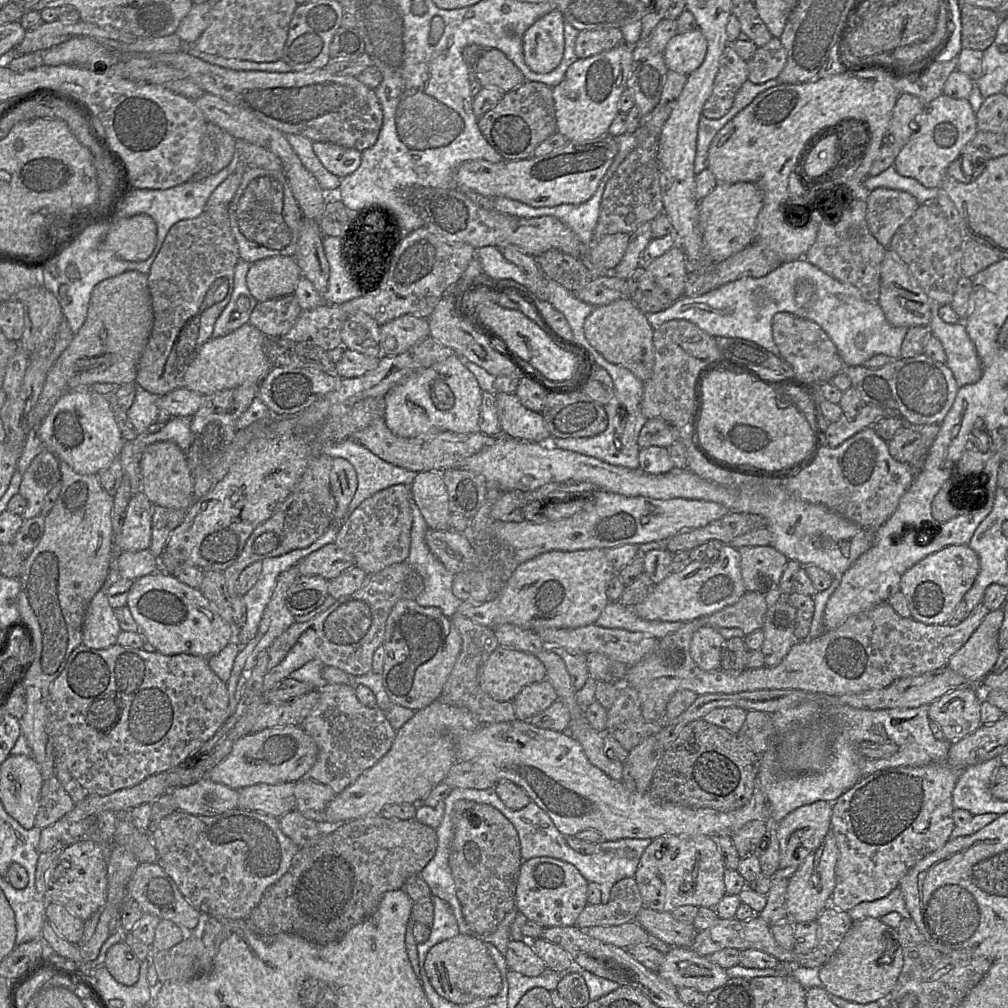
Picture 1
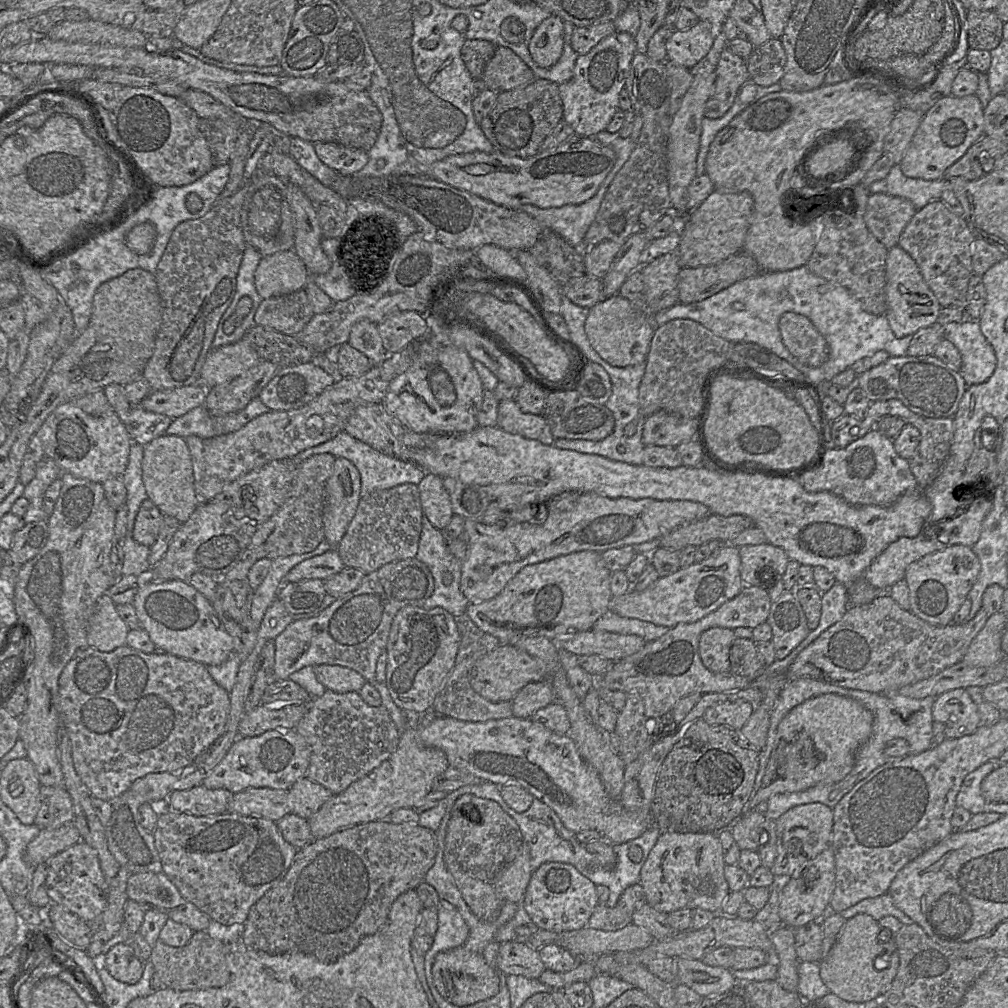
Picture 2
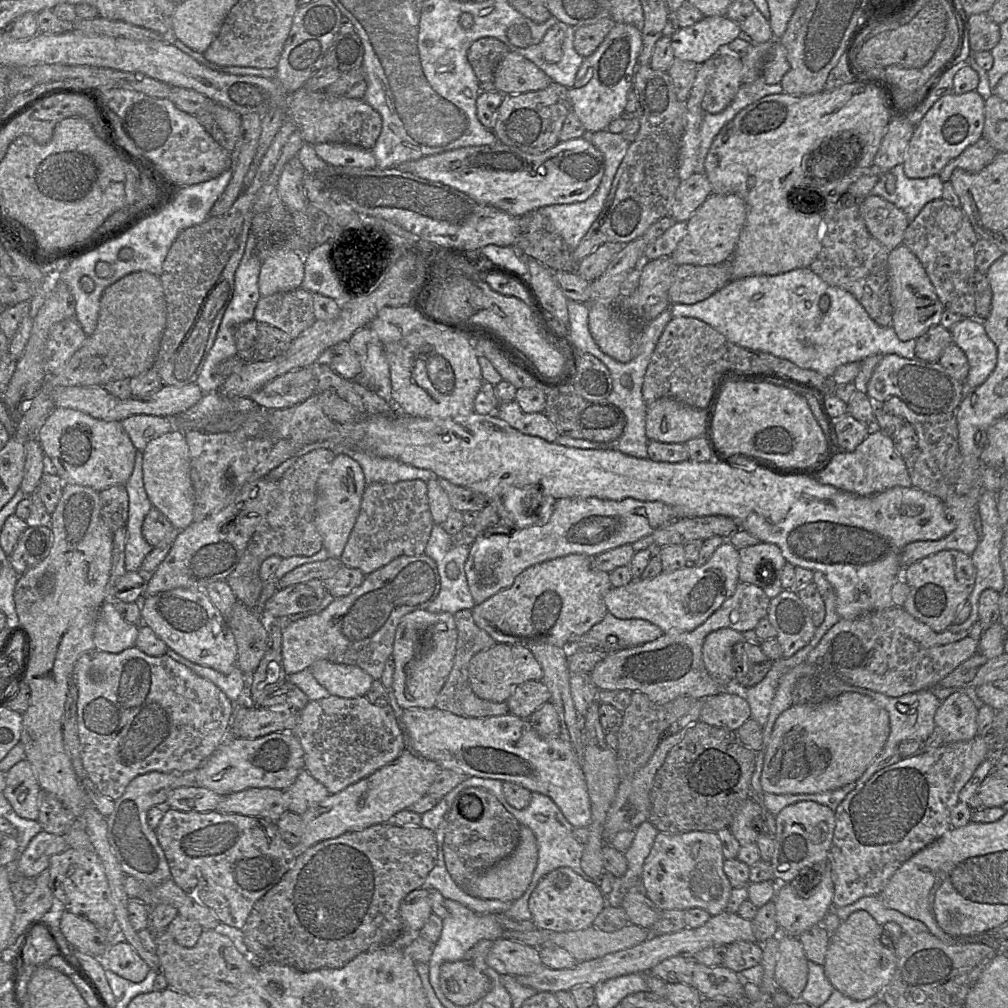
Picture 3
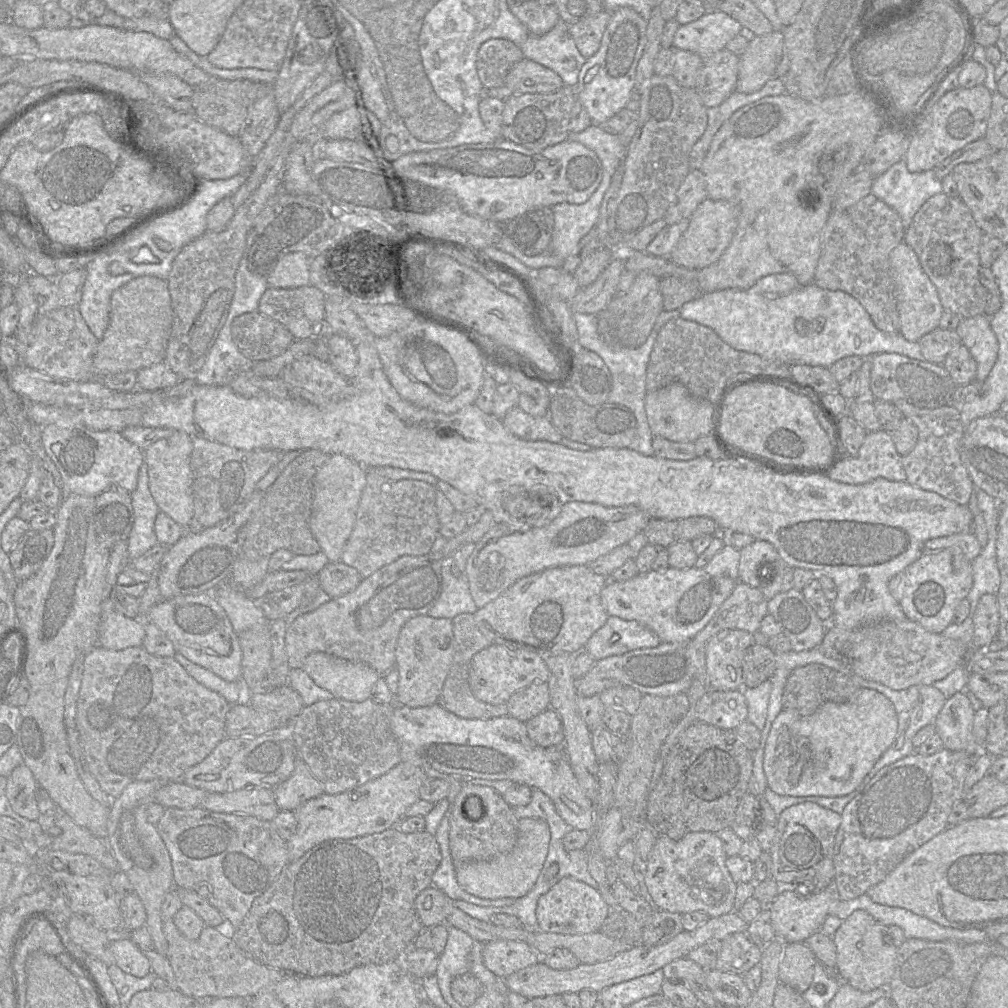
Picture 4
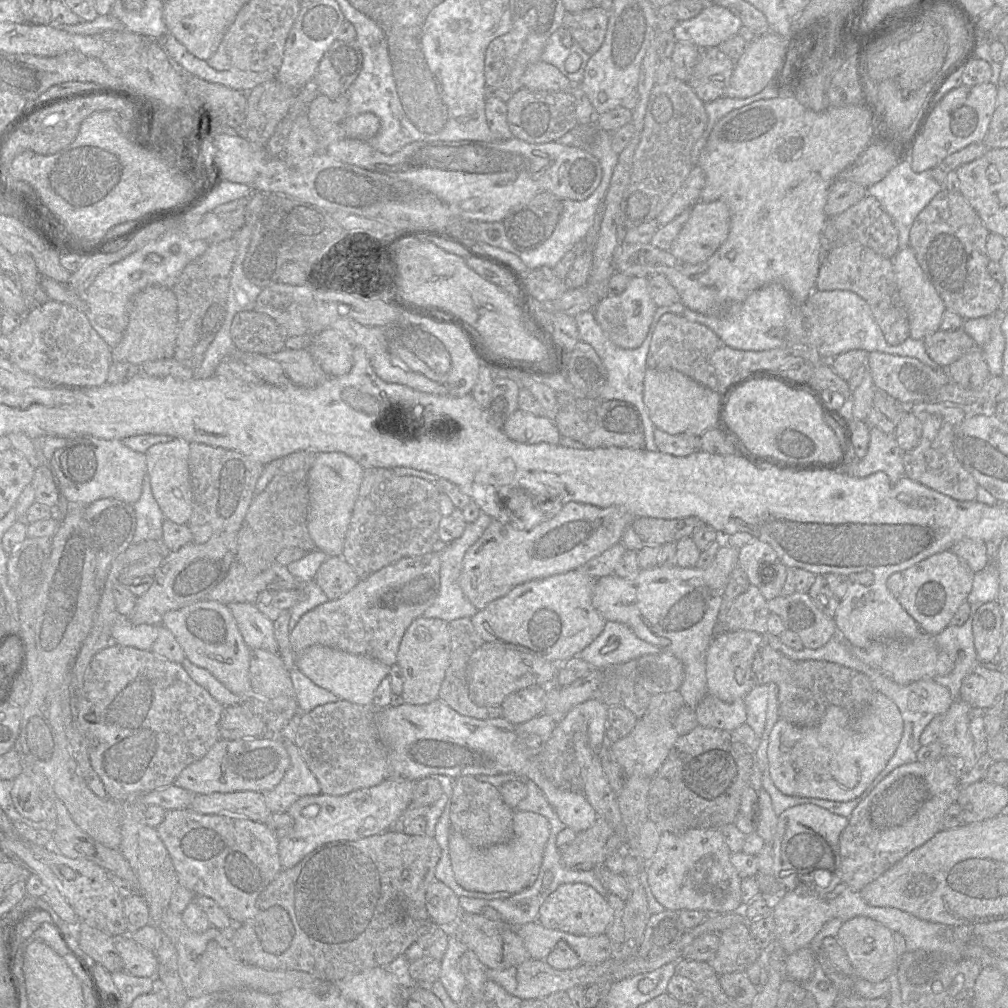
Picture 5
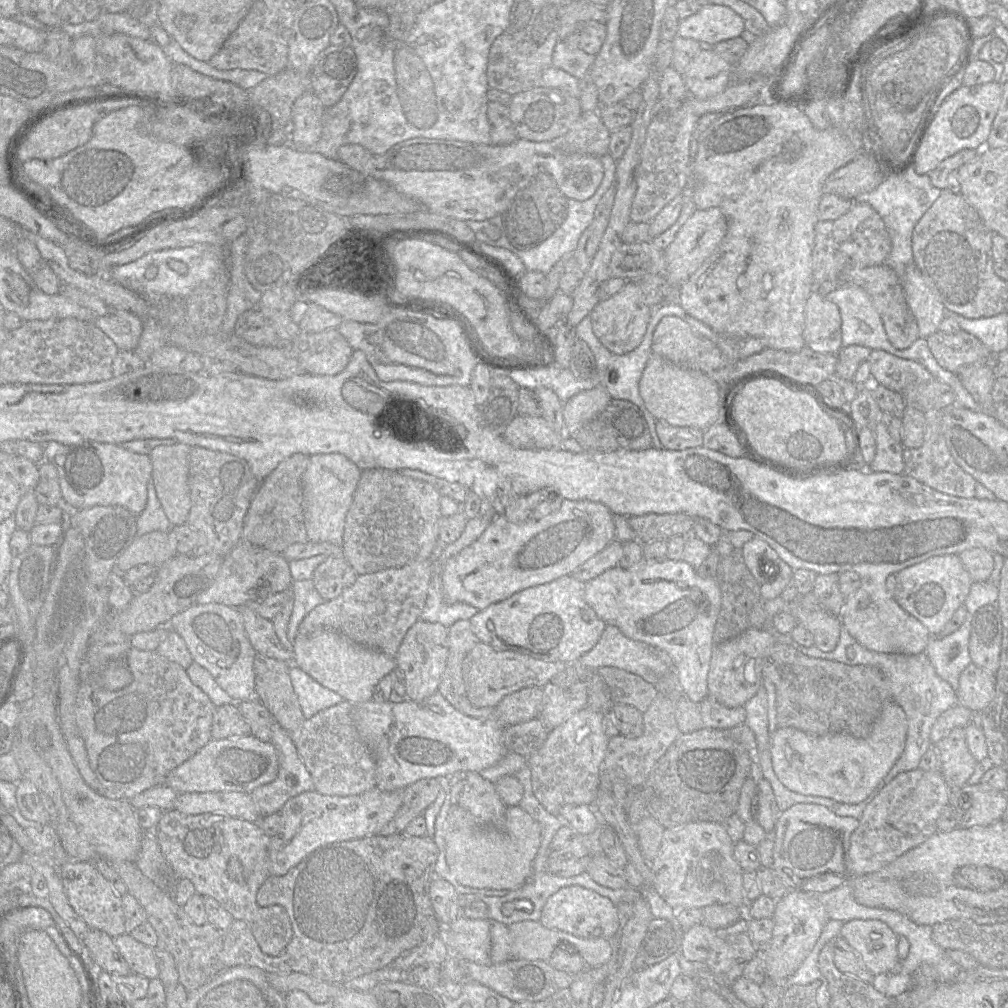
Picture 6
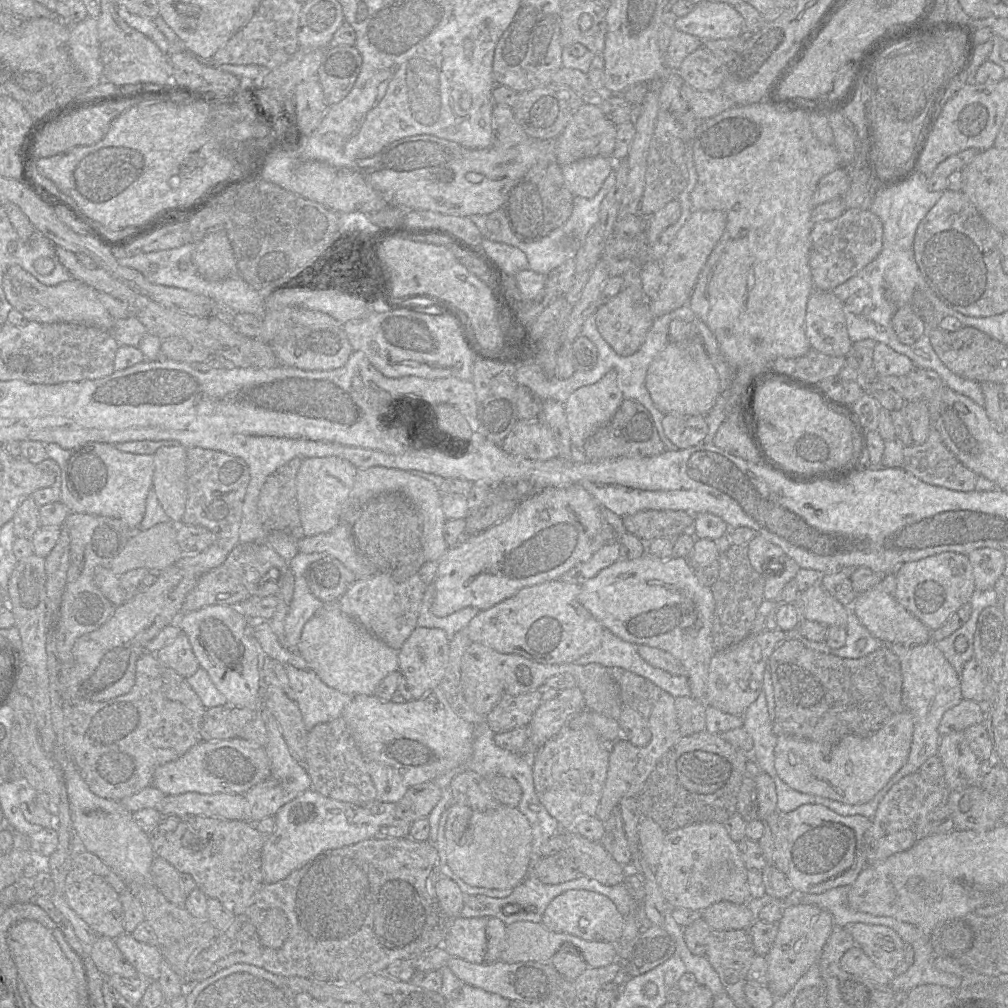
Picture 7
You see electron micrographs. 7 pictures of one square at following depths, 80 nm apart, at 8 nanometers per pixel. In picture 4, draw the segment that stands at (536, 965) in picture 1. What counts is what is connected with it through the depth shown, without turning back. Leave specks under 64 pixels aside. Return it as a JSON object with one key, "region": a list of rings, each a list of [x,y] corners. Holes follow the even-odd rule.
{"region":[[[504,939],[486,942],[482,956],[486,968],[499,978],[541,961],[541,956],[526,942]]]}

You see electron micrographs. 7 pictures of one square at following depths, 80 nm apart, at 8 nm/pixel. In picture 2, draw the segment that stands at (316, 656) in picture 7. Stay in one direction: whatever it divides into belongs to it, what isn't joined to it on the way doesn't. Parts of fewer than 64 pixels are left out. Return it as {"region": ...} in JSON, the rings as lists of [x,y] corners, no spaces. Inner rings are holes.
{"region":[[[322,664],[314,669],[317,680],[337,693],[359,692],[367,682],[357,671],[340,665]]]}

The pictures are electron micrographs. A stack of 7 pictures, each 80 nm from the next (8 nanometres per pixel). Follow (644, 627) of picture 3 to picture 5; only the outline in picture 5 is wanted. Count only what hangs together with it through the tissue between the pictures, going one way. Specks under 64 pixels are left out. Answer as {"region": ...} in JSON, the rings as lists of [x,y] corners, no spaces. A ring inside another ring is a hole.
{"region":[[[606,621],[603,631],[578,656],[592,668],[604,670],[660,651],[658,646],[640,639],[627,625]]]}

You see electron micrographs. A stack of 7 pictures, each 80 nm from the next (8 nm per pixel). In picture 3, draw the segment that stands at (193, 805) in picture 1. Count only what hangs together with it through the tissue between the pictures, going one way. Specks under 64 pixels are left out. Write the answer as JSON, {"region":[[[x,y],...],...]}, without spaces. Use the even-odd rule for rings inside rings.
{"region":[[[185,786],[172,790],[166,805],[184,812],[211,812],[215,811],[222,797],[224,796],[204,787]]]}

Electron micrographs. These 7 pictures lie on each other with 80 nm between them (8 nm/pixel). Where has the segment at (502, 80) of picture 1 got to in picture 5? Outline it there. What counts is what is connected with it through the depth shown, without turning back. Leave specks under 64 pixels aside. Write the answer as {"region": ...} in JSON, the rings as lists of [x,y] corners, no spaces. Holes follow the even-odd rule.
{"region":[[[538,61],[526,69],[522,86],[526,89],[559,92],[573,91],[575,85],[556,66]]]}

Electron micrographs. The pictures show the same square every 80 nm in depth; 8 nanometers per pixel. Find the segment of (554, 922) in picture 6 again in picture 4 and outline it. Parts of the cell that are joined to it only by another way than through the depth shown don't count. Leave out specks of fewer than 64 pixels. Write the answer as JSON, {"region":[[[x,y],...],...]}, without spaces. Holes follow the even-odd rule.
{"region":[[[564,877],[539,898],[536,908],[536,930],[565,935],[597,932],[610,911],[611,908],[598,890],[575,878]]]}

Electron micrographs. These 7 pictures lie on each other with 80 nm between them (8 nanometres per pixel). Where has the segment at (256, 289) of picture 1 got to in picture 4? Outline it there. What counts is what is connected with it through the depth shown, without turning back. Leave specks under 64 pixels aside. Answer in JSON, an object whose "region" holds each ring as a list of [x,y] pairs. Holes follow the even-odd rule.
{"region":[[[301,252],[285,254],[266,278],[268,288],[291,289],[309,284],[310,258]]]}

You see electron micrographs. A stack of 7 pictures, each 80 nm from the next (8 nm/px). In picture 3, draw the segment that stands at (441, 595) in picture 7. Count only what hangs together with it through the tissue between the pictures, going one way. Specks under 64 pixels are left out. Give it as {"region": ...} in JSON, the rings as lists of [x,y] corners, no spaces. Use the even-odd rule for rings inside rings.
{"region":[[[568,497],[556,500],[547,523],[523,529],[499,523],[482,531],[469,546],[465,575],[476,604],[509,587],[528,567],[569,554],[594,557],[607,550],[633,544],[678,519],[674,507],[659,501],[633,498],[604,500]]]}

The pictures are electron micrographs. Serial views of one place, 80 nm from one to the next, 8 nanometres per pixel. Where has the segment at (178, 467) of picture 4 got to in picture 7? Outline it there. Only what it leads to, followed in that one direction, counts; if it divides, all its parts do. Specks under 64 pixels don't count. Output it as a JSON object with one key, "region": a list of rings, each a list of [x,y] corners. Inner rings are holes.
{"region":[[[178,445],[175,447],[161,447],[154,456],[153,488],[158,496],[165,513],[171,522],[182,523],[188,499],[187,489],[187,449]]]}

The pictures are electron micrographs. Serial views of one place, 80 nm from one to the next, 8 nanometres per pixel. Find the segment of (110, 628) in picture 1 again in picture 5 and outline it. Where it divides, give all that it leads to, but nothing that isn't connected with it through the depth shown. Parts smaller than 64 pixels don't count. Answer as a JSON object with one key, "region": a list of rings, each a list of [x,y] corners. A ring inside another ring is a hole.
{"region":[[[120,615],[111,629],[113,643],[141,650],[151,650],[157,637],[157,625],[135,625],[128,617],[122,615]]]}

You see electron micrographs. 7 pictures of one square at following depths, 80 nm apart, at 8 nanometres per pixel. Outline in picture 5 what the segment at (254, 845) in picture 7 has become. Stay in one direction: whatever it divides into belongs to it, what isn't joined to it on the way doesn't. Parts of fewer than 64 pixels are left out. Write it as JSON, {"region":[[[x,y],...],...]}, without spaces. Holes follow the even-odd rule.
{"region":[[[187,808],[166,811],[156,831],[171,857],[179,885],[194,895],[213,899],[229,915],[234,925],[252,923],[264,951],[272,955],[285,954],[294,936],[288,912],[278,905],[266,910],[261,910],[256,905],[259,894],[283,870],[278,850],[279,838],[265,823],[242,816],[200,814]]]}

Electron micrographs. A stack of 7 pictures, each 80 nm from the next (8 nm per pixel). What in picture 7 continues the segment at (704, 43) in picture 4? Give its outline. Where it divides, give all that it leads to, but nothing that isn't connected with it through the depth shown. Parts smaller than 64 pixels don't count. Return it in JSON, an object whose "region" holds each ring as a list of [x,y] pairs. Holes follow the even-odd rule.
{"region":[[[705,1],[683,17],[677,17],[675,28],[702,41],[729,39],[743,33],[744,18],[730,4]]]}

